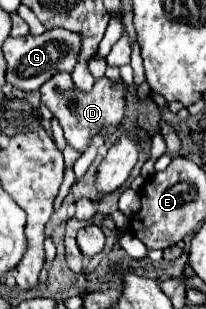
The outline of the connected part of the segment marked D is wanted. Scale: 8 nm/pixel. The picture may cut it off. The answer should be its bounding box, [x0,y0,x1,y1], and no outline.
[39,72,129,154]

